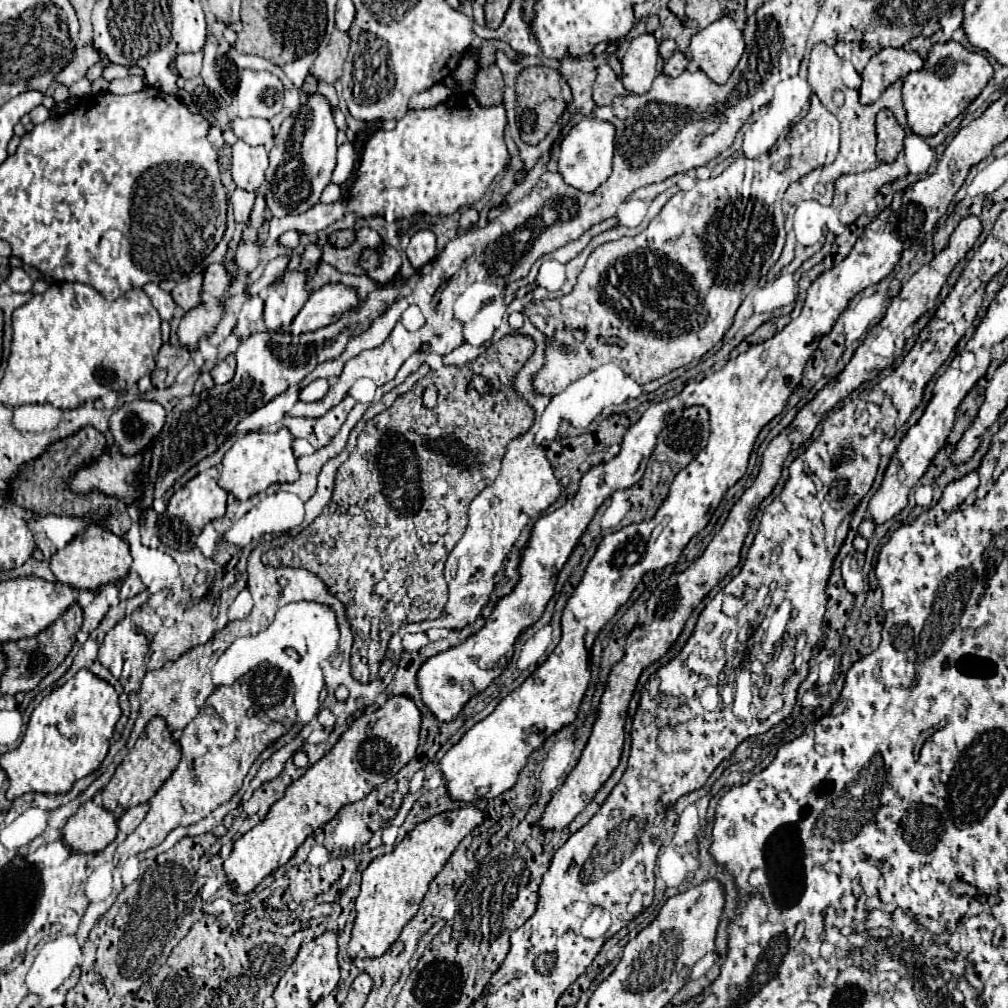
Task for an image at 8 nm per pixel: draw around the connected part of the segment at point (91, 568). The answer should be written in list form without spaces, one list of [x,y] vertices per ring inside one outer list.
[[[88,526],[80,536],[76,536],[66,548],[58,550],[50,562],[50,568],[58,582],[76,588],[76,590],[102,590],[108,584],[116,584],[124,580],[130,572],[132,556],[128,552],[126,542],[120,536],[114,536],[112,532],[100,528],[100,526]]]

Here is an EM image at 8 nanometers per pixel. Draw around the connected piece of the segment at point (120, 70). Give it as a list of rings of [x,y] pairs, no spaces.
[[[111,65],[104,69],[102,77],[108,82],[110,82],[114,79],[124,78],[128,76],[128,74],[128,68],[121,65]]]

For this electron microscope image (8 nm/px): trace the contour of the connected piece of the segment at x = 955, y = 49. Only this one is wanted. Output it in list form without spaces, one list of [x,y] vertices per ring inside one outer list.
[[[950,40],[944,44],[934,44],[928,52],[928,58],[924,60],[922,70],[910,72],[904,80],[902,100],[912,132],[922,138],[938,134],[948,122],[952,122],[976,100],[992,74],[992,64],[982,54],[968,52],[960,42]]]

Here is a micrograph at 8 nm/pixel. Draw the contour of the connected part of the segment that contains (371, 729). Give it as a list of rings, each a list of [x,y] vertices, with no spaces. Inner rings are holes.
[[[394,696],[394,698],[386,700],[386,704],[382,708],[378,708],[376,712],[364,712],[340,736],[336,746],[322,760],[318,760],[314,766],[310,766],[302,778],[298,778],[296,782],[292,782],[288,786],[284,798],[280,798],[270,808],[266,820],[236,840],[230,858],[224,862],[224,872],[228,876],[232,890],[236,894],[252,892],[268,874],[272,874],[274,870],[284,866],[296,854],[300,844],[310,834],[314,834],[320,826],[330,822],[342,806],[366,798],[378,784],[384,784],[392,774],[396,774],[400,768],[404,768],[416,756],[416,748],[418,748],[418,740],[420,740],[420,724],[422,724],[422,714],[420,714],[418,706],[414,704],[414,700],[406,698],[406,696]]]

